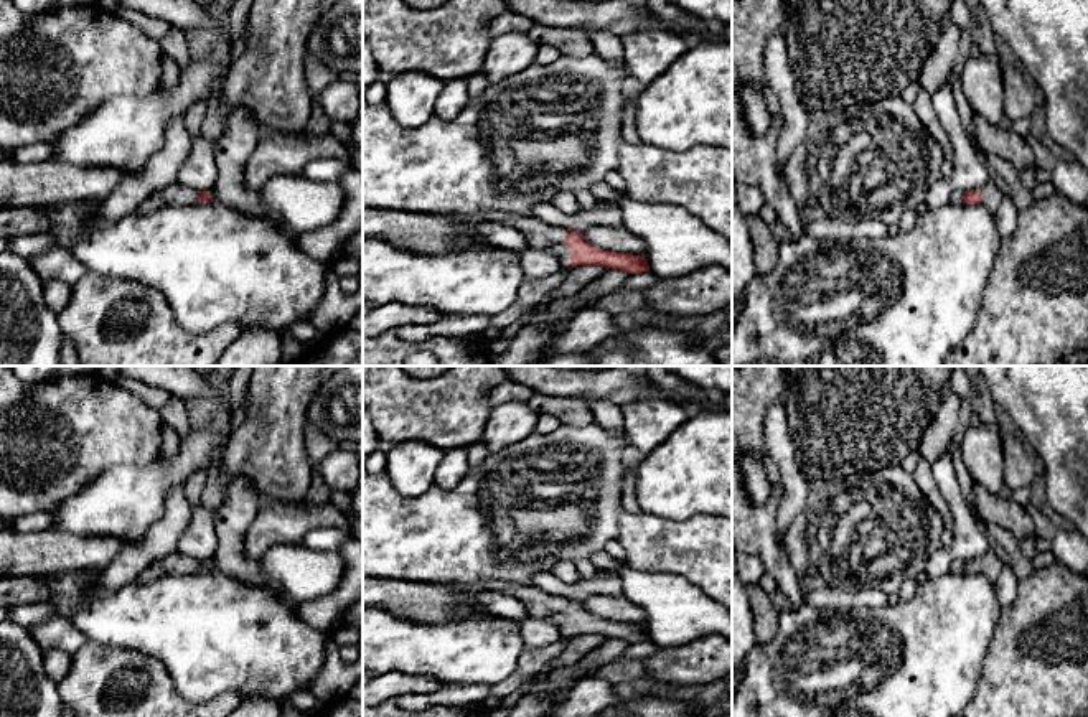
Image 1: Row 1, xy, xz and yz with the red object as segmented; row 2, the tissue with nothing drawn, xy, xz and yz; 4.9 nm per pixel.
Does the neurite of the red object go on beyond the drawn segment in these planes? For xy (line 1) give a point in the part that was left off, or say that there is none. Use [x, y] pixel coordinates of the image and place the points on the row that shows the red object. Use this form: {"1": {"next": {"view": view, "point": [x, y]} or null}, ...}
{"1": {"next": {"view": "xy", "point": [175, 193]}}}

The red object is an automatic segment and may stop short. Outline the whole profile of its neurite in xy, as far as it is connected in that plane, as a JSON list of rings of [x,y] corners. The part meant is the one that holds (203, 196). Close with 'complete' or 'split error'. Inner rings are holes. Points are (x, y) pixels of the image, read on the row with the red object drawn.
[[[175,181],[143,199],[134,213],[155,213],[171,204],[201,204],[209,201],[213,199],[208,191],[196,191]]]; split error

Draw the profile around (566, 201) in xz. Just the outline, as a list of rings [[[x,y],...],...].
[[[559,191],[551,198],[551,204],[554,204],[560,213],[567,218],[575,216],[582,211],[577,198],[570,191]]]

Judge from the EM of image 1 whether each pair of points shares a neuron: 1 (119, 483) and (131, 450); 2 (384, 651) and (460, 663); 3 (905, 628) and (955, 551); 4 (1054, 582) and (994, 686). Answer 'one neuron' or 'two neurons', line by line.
1: two neurons
2: one neuron
3: two neurons
4: one neuron

